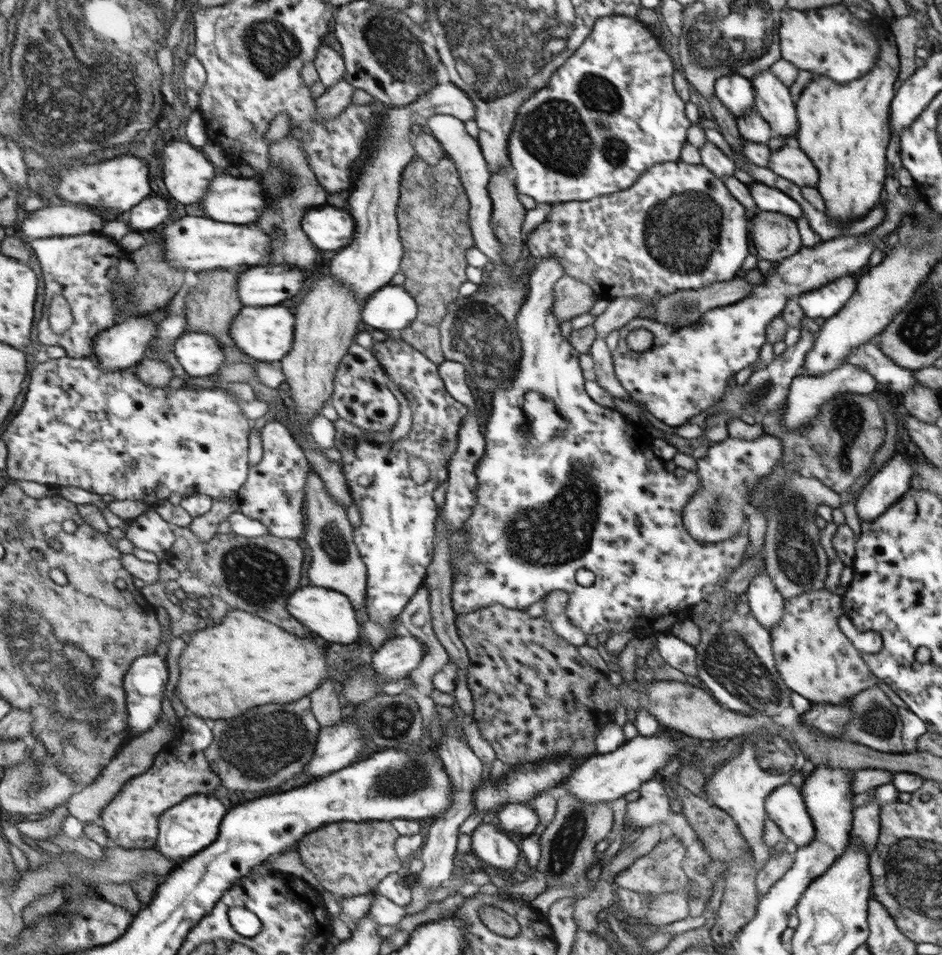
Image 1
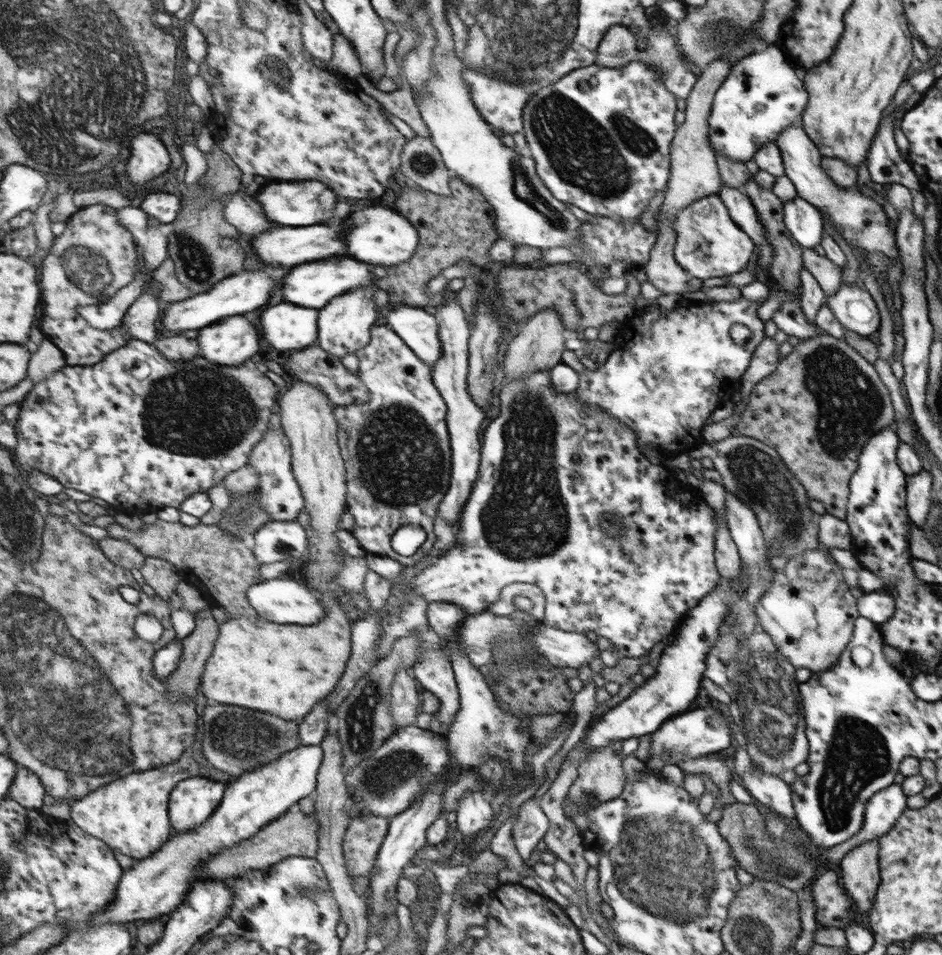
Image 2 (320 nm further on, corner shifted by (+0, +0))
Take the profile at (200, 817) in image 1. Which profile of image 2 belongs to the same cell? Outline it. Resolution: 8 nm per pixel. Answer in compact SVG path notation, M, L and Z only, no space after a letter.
M200 776L178 784L170 810L174 812L174 826L182 834L200 828L221 808L226 792L226 784Z

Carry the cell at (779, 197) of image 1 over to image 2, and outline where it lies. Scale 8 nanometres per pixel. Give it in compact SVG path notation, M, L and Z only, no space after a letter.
M797 196L785 201L784 212L787 228L803 247L814 249L821 244L823 218L813 204Z

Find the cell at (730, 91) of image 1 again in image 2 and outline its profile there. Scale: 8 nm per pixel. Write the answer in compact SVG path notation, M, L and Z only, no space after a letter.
M770 44L735 62L726 80L715 93L707 118L708 142L713 151L728 160L745 163L752 160L759 148L777 142L779 134L799 123L809 96L802 78L778 47Z

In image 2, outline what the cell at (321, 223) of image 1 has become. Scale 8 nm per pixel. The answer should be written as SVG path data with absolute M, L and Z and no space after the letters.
M385 206L365 208L346 218L346 223L350 230L347 234L347 255L370 264L399 266L412 260L421 246L421 230L397 209Z

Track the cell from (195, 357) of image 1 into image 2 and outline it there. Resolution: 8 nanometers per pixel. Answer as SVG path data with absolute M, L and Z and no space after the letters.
M246 315L234 316L200 330L203 357L222 366L242 366L248 360L257 360L263 336L258 323L250 320Z

